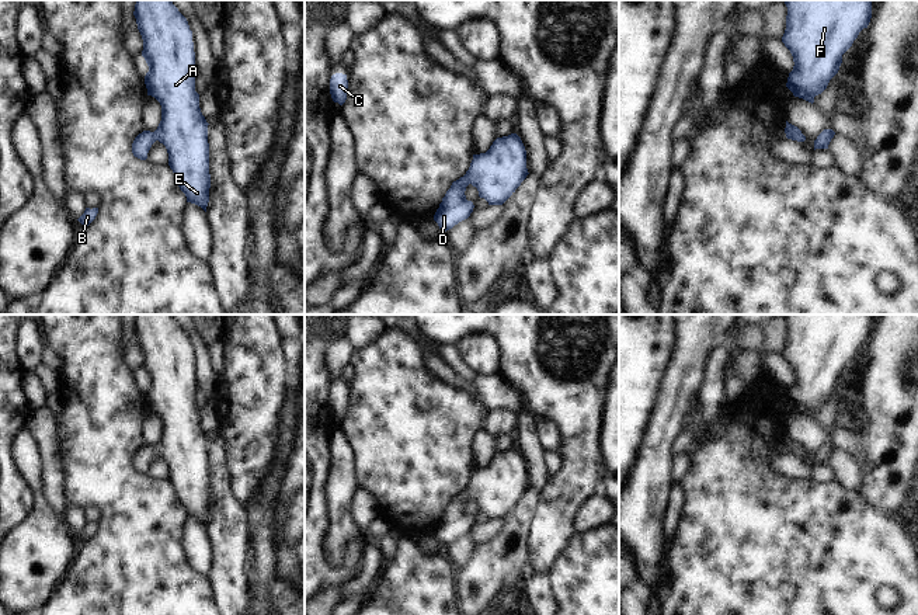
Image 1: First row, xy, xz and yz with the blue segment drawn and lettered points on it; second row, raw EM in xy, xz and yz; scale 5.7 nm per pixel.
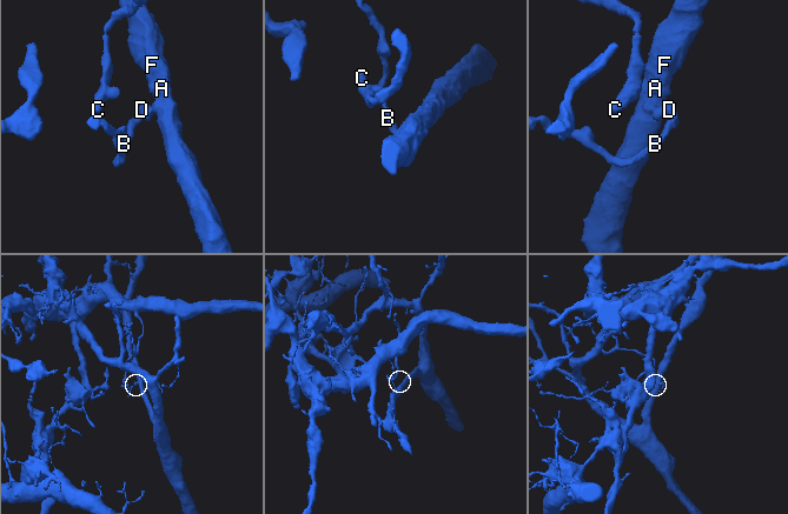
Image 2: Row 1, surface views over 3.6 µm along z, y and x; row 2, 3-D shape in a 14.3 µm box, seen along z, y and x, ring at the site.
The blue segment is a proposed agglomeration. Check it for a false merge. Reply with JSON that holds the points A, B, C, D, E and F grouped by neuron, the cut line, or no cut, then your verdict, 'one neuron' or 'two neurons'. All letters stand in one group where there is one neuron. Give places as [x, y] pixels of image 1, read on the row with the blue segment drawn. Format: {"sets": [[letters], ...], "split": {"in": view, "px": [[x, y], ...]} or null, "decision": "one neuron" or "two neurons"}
{"sets": [["A", "B", "C", "D", "E", "F"]], "split": null, "decision": "one neuron"}

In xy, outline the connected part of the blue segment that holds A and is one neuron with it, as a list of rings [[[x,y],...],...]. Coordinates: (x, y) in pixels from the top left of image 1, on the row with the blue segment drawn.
[[[136,0],[133,15],[143,39],[142,56],[149,72],[145,76],[147,95],[161,105],[161,121],[154,132],[143,131],[132,143],[132,153],[140,160],[147,159],[152,145],[159,140],[168,153],[173,170],[187,202],[201,206],[206,212],[209,202],[209,143],[208,122],[199,108],[199,94],[195,91],[195,52],[192,31],[187,18],[171,0]]]

